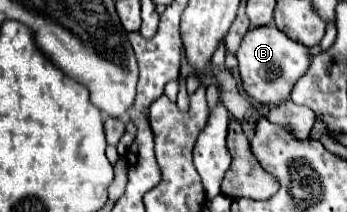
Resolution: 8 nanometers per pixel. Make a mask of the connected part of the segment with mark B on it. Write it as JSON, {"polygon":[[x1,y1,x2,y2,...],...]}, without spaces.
{"polygon":[[276,25,250,29,242,39,236,57,244,91,258,103,268,103,268,105,280,105,282,101,286,101,290,97,294,83,306,73,306,67,310,65,308,49,288,39]]}

